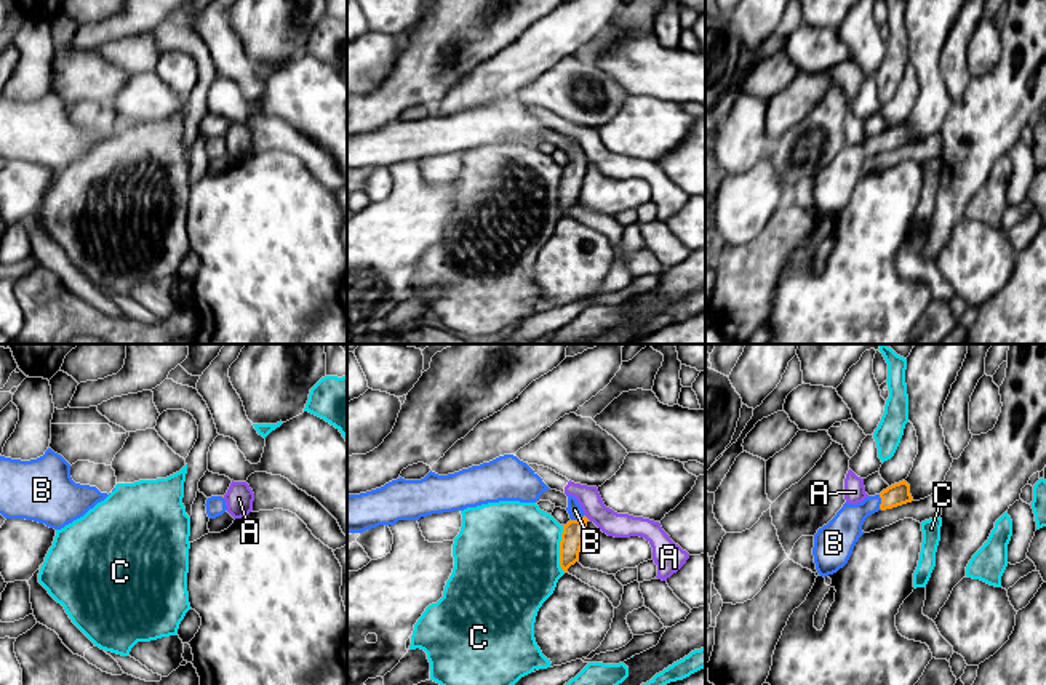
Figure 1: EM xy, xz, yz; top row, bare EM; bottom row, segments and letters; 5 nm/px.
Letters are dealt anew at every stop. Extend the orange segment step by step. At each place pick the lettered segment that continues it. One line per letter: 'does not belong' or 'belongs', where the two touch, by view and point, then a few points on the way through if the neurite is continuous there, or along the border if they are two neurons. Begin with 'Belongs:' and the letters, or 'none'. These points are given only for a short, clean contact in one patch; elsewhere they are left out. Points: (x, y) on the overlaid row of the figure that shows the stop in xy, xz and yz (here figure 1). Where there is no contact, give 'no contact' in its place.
Belongs: none
A: does not belong; contact xz (586, 517); border xz (584, 516), (589, 519)
B: does not belong; contact yz (882, 503)
C: does not belong; contact xz (560, 549)

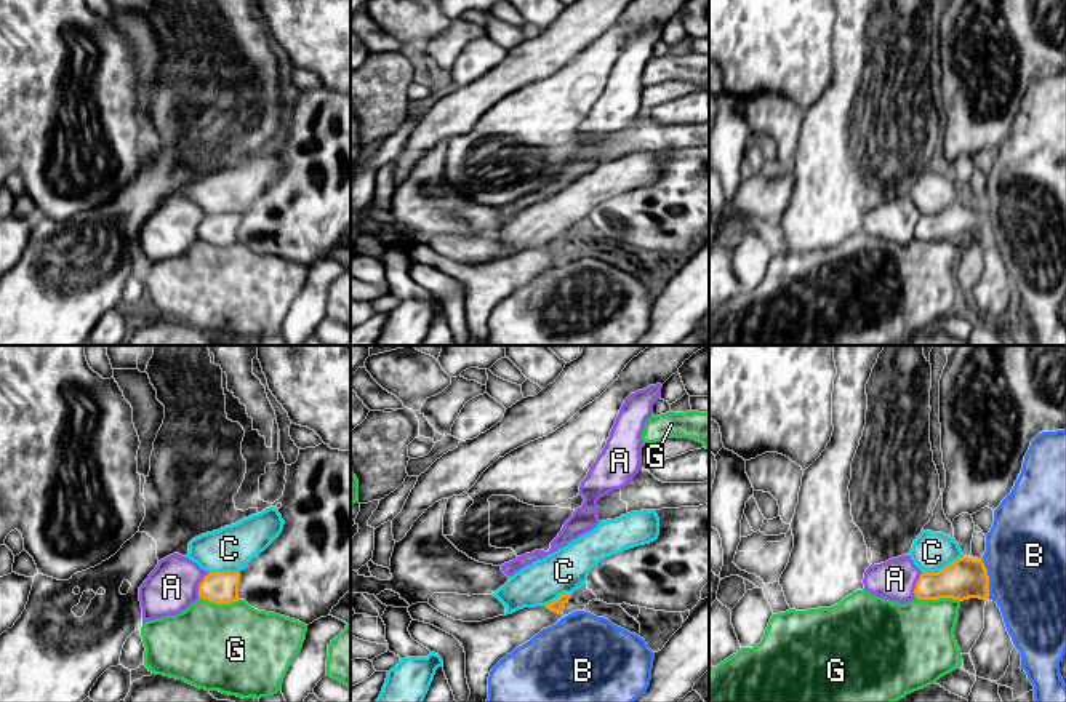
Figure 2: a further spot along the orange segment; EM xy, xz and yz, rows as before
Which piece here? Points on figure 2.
Belongs: C
A: does not belong; contact xy (200, 584)
B: does not belong; contact yz (988, 578)
C: belongs; contact yz (941, 570)
G: does not belong; contact yz (938, 598)

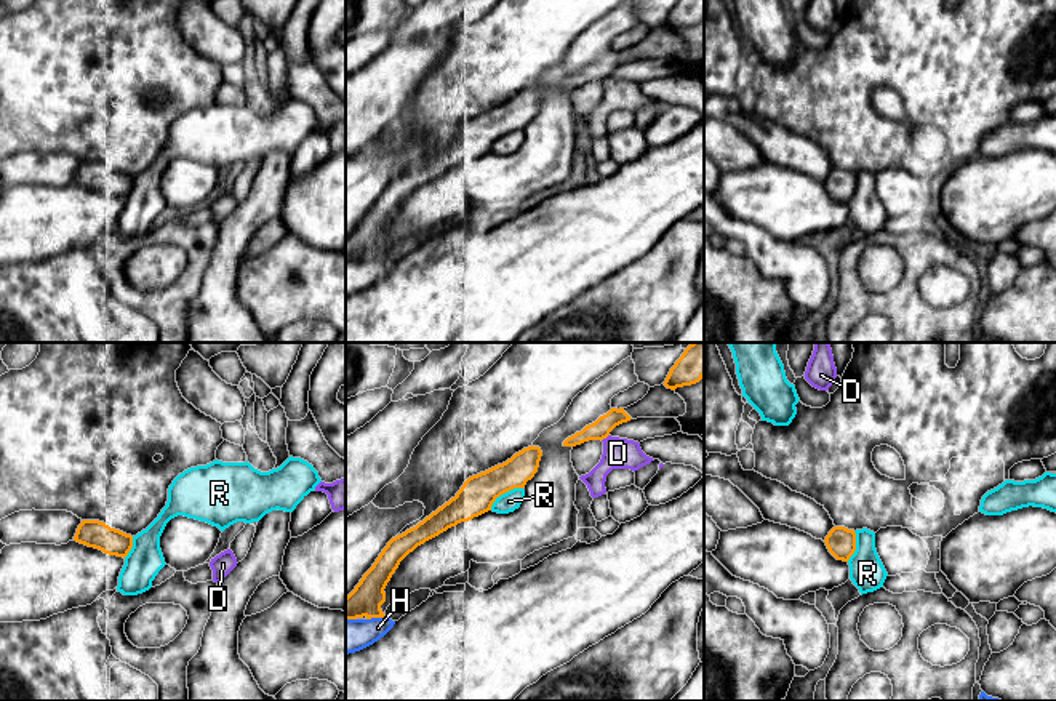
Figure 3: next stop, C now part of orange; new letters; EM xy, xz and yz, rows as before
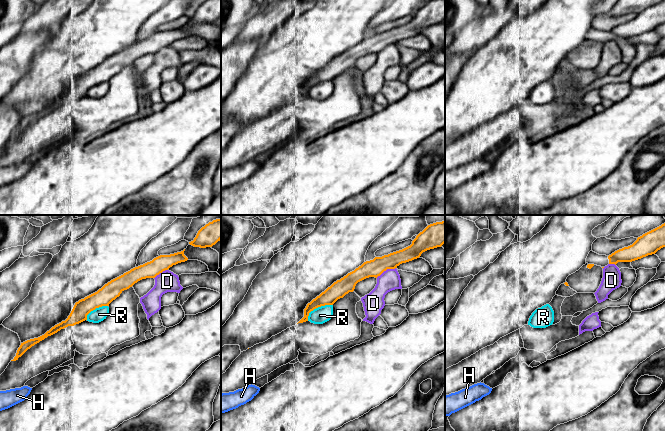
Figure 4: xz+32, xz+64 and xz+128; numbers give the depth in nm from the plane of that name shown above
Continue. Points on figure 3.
Belongs: none
D: does not belong; contact xz (605, 437); border xz (608, 434), (602, 440)
H: does not belong; contact xz (375, 616)
R: does not belong; contact xz (504, 492); border xz (522, 487), (504, 492), (490, 509)

